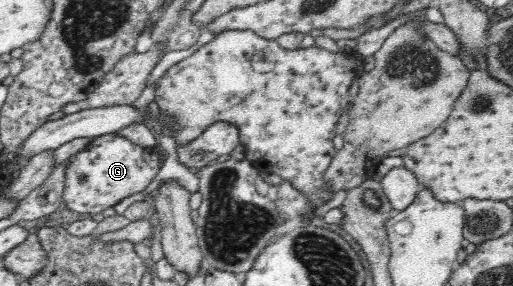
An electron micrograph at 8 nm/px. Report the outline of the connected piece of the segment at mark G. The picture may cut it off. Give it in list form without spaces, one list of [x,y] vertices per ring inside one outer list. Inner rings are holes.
[[[118,133],[97,136],[65,162],[62,201],[73,212],[97,216],[125,197],[149,188],[159,170],[159,159],[153,148],[141,147]]]

